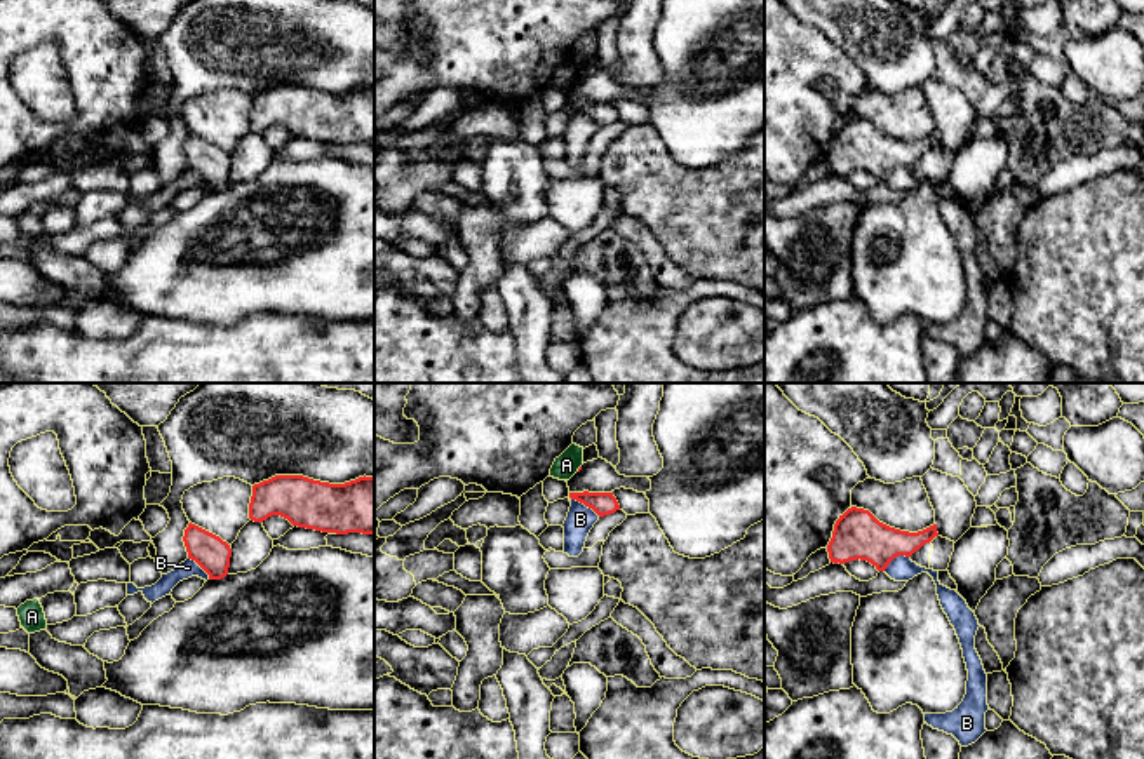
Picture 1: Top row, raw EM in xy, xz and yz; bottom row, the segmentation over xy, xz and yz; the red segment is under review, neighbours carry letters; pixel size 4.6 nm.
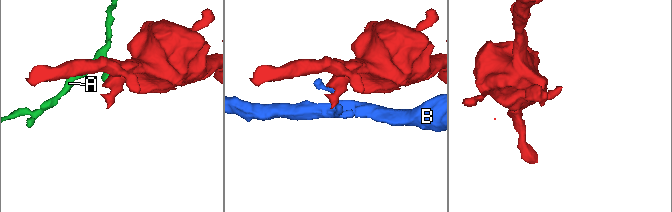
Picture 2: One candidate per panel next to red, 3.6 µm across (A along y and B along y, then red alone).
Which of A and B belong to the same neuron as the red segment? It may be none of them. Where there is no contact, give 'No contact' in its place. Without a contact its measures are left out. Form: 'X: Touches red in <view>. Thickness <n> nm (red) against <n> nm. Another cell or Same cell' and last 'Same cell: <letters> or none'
A: Touches red in xz. Thickness 20 nm (red) against 110 nm. Another cell
B: Touches red in xz. Thickness 110 nm (red) against 130 nm. Another cell
Same cell: none

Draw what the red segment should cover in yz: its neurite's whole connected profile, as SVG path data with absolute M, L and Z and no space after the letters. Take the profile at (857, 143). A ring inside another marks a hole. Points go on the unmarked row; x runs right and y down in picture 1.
M851 117L836 131L827 162L834 174L860 169L885 181L895 167L911 167L935 146L937 134L918 143L900 141L879 132L869 120Z

